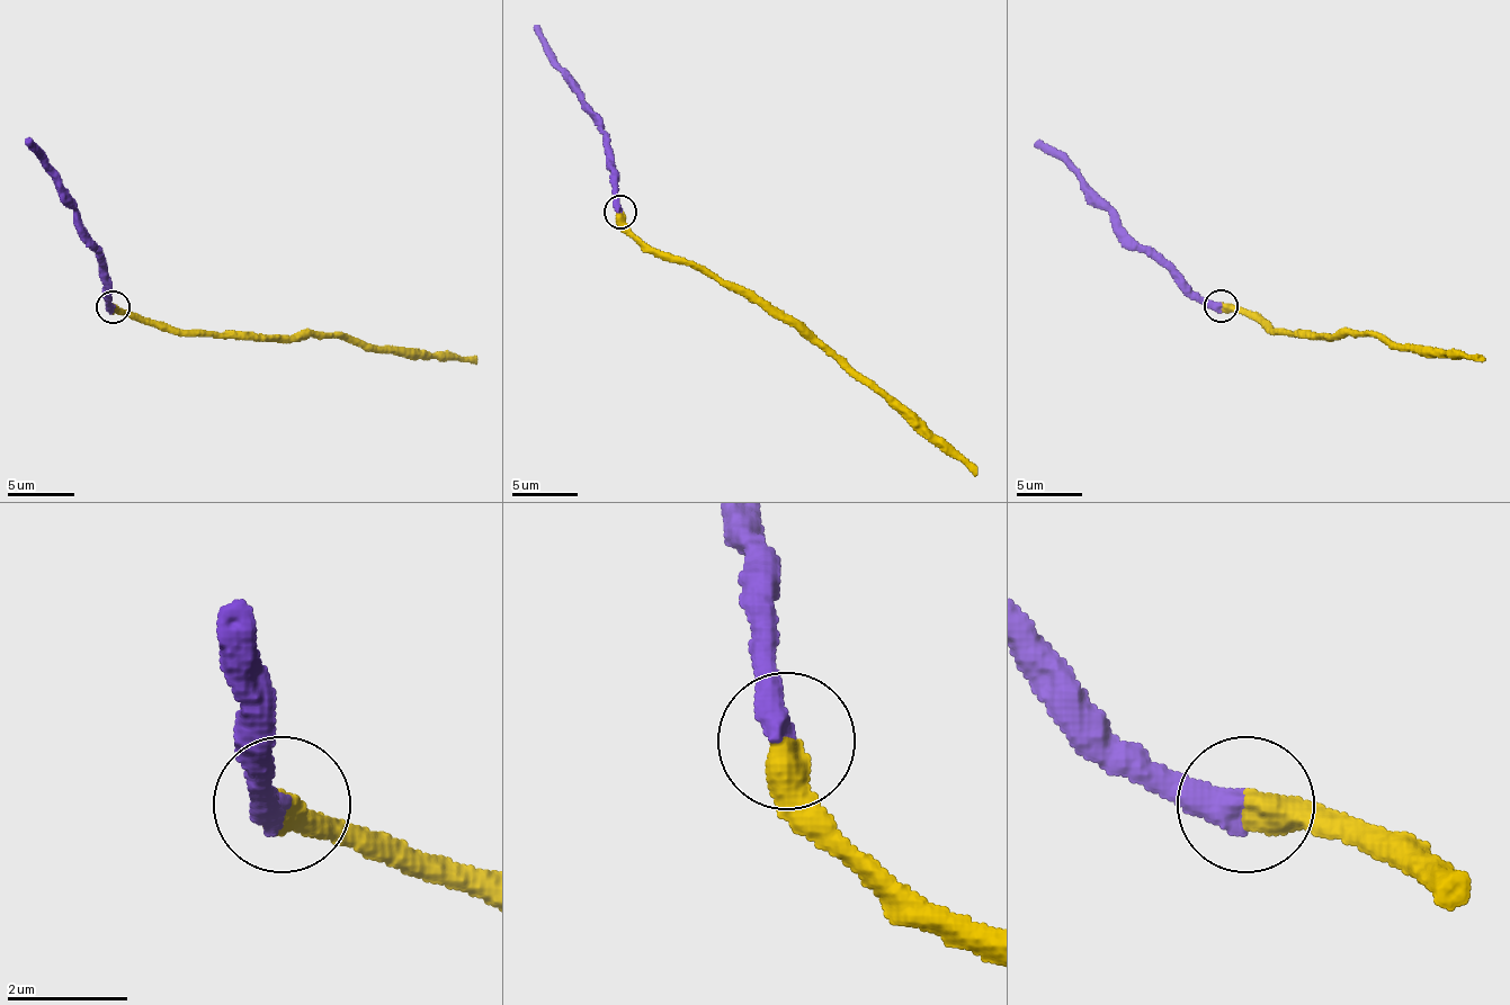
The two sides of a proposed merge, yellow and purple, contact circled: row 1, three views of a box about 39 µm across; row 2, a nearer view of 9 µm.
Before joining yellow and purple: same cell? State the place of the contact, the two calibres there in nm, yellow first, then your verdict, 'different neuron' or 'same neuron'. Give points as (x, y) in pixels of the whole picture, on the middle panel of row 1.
place (619, 212); calibres 550 and 480 nm; same neuron

